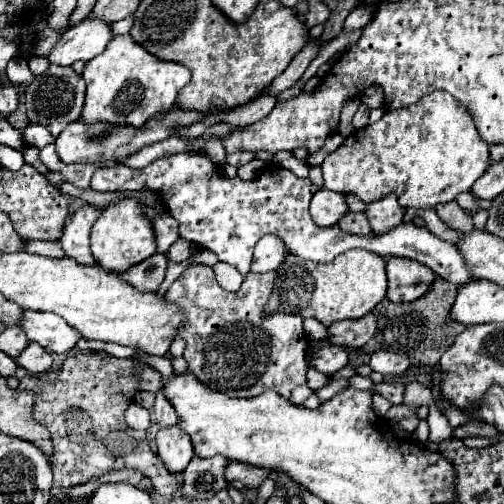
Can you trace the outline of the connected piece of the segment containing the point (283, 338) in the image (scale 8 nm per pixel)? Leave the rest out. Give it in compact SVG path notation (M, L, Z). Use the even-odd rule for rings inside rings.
M188 265L186 271L170 285L168 293L166 293L166 303L174 303L182 309L184 317L186 317L186 323L184 327L180 327L176 331L176 335L180 335L184 341L186 341L186 351L184 351L184 359L188 363L188 369L196 375L196 379L200 379L204 385L208 385L210 389L214 391L222 391L224 395L228 397L254 397L254 395L260 395L268 389L276 391L278 395L282 395L284 399L290 399L290 393L294 387L298 385L304 385L306 383L306 369L308 369L308 363L306 363L306 351L308 351L308 339L304 335L304 329L302 329L302 317L300 315L294 315L294 313L282 313L282 311L274 311L272 315L264 315L264 307L272 295L272 287L274 287L274 279L276 279L276 273L248 273L242 287L236 291L236 293L230 293L226 289L222 289L218 285L218 281L214 279L214 271L210 265Z

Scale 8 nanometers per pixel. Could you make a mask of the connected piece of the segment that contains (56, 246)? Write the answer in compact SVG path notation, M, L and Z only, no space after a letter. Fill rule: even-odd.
M26 241L24 251L44 257L64 257L62 245L58 241Z

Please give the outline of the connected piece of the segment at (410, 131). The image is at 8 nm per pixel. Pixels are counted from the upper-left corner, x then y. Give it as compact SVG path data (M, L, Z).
M434 91L422 97L418 103L388 111L384 117L364 129L356 129L350 133L344 143L330 155L326 155L322 163L324 187L338 193L354 193L364 203L376 201L386 193L396 193L398 203L408 209L430 209L438 203L454 201L454 197L462 191L470 191L474 181L486 171L490 165L488 143L478 135L472 117L454 97L446 91Z

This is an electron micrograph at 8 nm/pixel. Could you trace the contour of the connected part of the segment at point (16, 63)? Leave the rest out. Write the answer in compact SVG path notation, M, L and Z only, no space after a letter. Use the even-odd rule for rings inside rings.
M10 59L8 63L8 79L10 83L16 83L16 85L28 85L34 81L34 73L28 69L28 61L26 59Z

